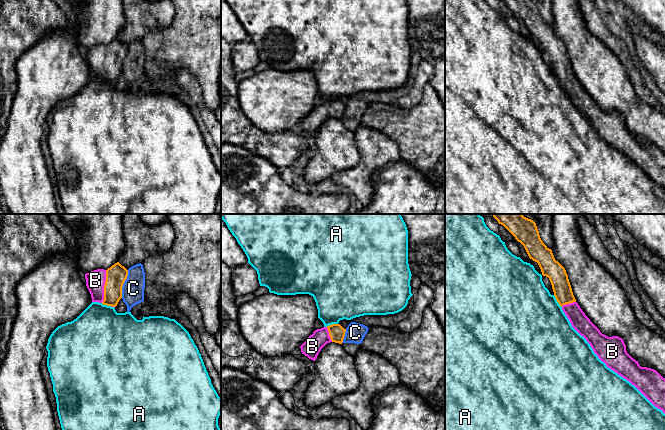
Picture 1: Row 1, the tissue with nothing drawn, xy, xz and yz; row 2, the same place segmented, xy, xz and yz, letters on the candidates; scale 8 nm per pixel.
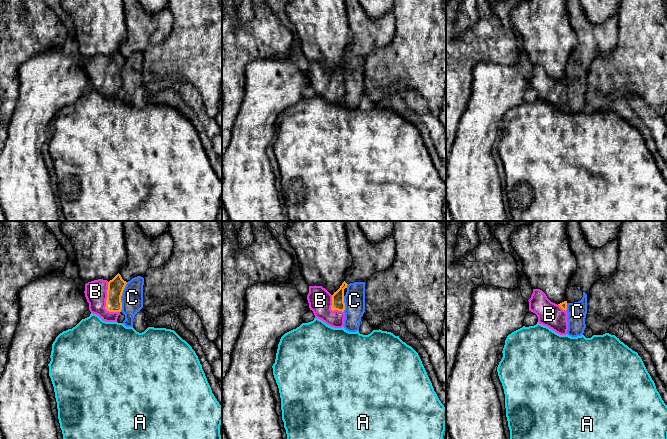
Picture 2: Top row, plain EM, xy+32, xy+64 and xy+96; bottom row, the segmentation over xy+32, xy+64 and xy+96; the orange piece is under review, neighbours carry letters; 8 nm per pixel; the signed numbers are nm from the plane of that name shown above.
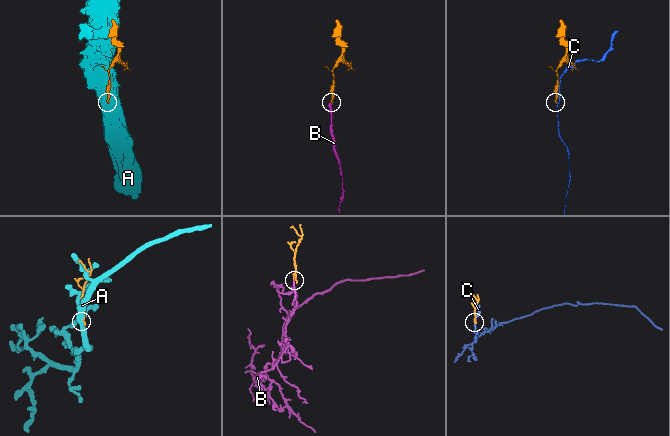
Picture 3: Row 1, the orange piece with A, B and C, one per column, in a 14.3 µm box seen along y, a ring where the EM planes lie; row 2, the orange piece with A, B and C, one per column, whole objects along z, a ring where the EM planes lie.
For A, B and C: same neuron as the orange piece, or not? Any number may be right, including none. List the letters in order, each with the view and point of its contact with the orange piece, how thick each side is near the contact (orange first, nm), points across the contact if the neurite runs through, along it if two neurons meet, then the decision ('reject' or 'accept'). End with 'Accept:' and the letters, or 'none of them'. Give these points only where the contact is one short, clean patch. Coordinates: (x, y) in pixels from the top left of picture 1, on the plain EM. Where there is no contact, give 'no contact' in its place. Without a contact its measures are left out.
A: contact yz (557, 77); calibres 150 and 500 nm; border yz (553, 71), (561, 83); reject
B: contact xy (104, 62); calibres 160 and 160 nm; way xy (116, 51), (104, 62), (95, 56); accept
C: contact xy (123, 59); calibres 160 and 180 nm; reject
Accept: B

